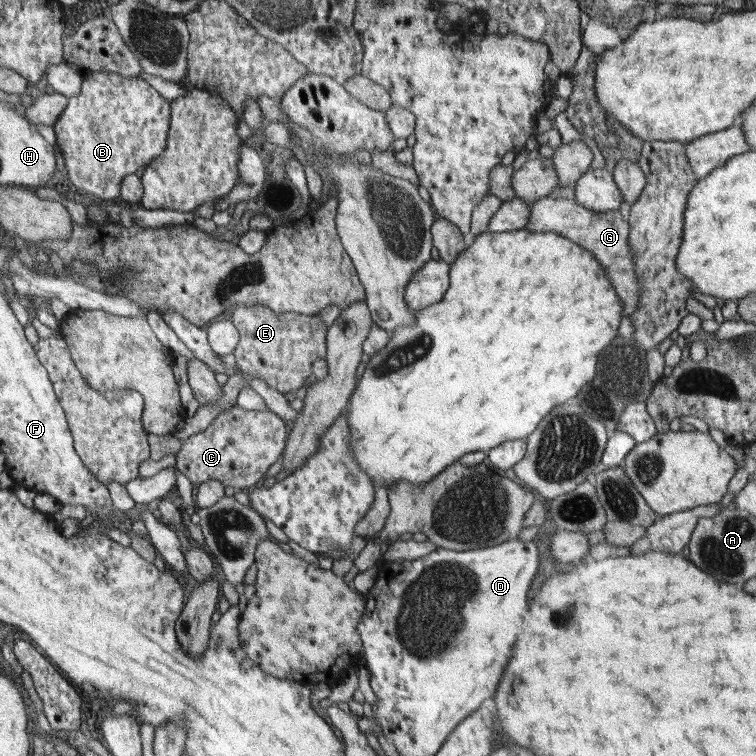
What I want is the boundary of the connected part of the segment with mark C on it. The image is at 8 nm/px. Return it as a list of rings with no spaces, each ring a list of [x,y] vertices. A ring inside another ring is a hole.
[[[236,406],[221,414],[202,433],[189,437],[182,444],[176,454],[176,467],[184,476],[196,485],[207,481],[218,481],[224,488],[232,487],[237,490],[249,491],[254,488],[270,464],[280,458],[286,439],[286,424],[282,418],[269,409],[246,410],[246,407]],[[240,446],[242,454],[248,454],[250,464],[242,466],[262,466],[262,468],[242,468],[242,482],[240,484]]]

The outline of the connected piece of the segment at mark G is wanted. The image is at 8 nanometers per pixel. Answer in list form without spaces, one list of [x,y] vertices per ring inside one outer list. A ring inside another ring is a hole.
[[[542,197],[532,203],[532,209],[530,209],[524,228],[530,232],[556,232],[556,234],[576,242],[584,250],[590,250],[590,254],[606,270],[610,284],[614,286],[616,294],[625,304],[624,310],[626,312],[636,311],[642,286],[634,272],[636,252],[630,250],[629,222],[619,210],[605,213],[596,212],[578,204],[575,199]]]

